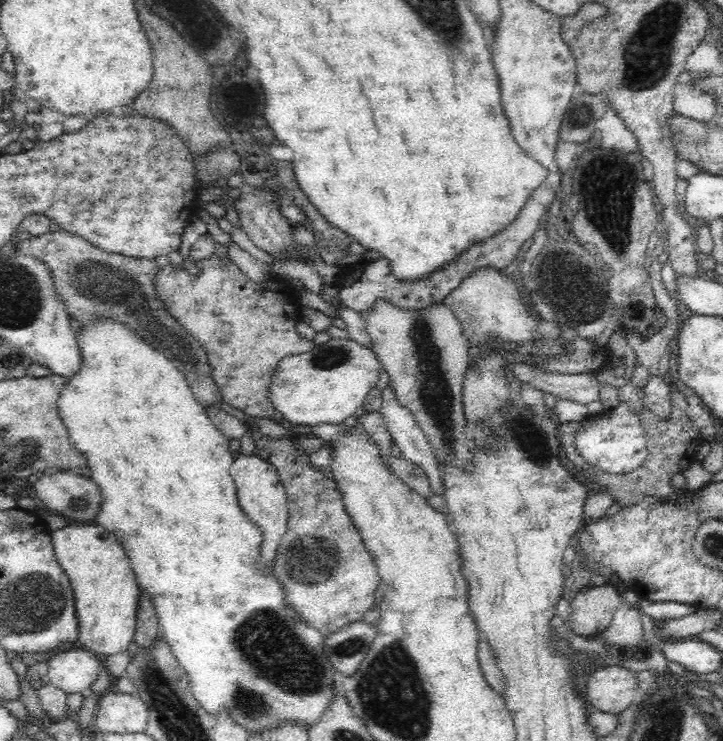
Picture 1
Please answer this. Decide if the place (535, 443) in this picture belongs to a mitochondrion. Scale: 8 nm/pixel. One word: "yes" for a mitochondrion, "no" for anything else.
yes

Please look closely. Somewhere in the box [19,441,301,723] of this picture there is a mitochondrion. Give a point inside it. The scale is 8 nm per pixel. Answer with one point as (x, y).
(83, 504)

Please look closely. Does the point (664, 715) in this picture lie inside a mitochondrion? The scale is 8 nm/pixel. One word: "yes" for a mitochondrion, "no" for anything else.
yes

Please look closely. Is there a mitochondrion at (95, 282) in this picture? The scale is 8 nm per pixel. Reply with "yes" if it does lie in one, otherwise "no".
yes

